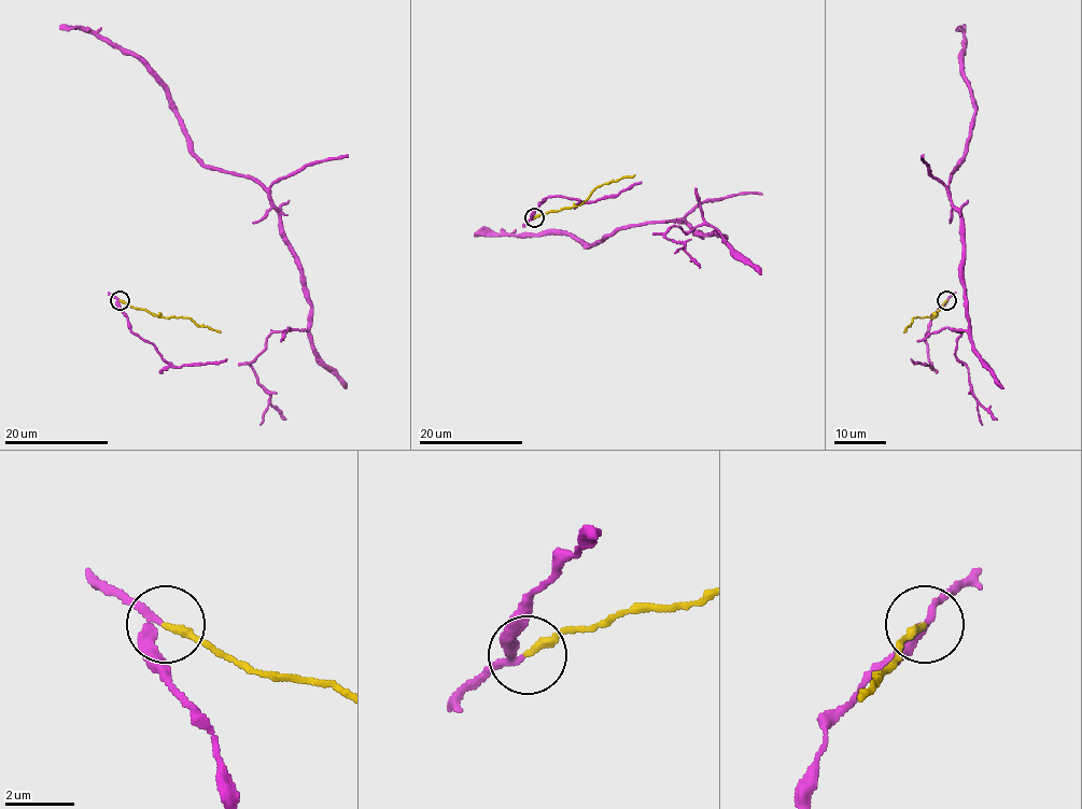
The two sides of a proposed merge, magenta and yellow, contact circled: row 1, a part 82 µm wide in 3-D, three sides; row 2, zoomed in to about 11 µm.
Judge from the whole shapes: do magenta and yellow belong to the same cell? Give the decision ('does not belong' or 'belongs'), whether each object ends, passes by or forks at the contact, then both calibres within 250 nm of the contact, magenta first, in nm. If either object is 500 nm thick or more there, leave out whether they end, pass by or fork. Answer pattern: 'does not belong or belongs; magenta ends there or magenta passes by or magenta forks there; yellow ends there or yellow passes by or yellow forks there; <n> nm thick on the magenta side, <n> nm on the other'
does not belong; magenta passes by; yellow ends there; 240 nm thick on the magenta side, 200 nm on the other

